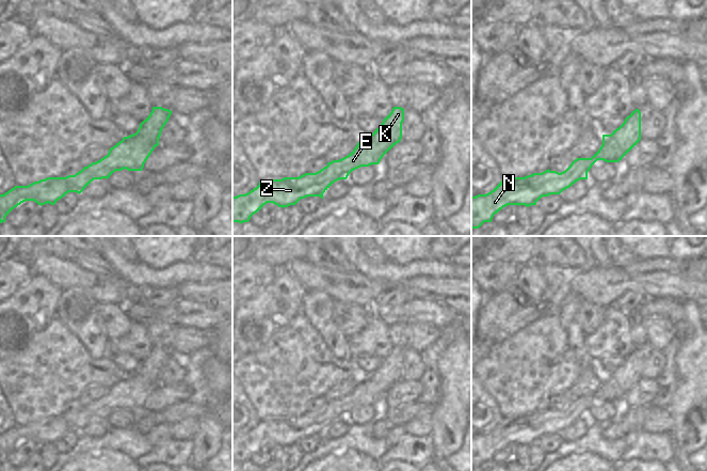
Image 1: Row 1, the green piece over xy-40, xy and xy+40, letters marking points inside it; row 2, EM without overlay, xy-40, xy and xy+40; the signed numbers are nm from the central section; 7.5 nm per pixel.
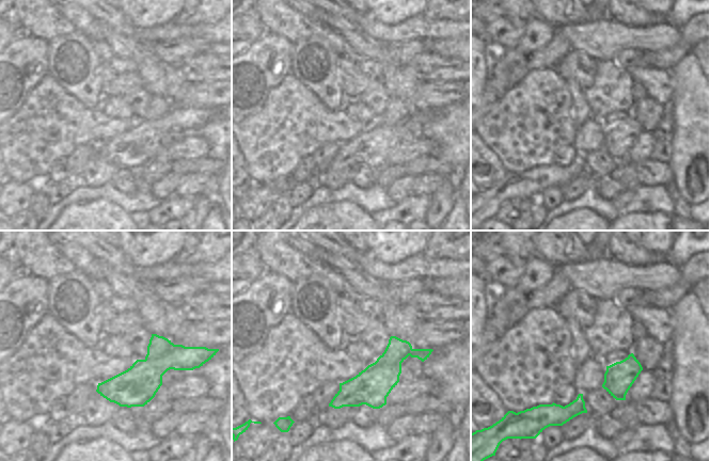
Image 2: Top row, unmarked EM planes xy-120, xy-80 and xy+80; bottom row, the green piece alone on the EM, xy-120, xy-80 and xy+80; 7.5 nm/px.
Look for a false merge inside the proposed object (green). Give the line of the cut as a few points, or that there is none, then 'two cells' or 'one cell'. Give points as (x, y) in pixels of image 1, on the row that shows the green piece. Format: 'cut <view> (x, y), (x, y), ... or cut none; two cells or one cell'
cut xy-40 (133, 134), (149, 142), (158, 143); two cells

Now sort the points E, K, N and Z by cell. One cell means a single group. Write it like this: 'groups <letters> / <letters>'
groups E N Z / K

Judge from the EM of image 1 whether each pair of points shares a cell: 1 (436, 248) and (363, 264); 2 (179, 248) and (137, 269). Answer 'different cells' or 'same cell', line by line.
1: different cells
2: different cells

